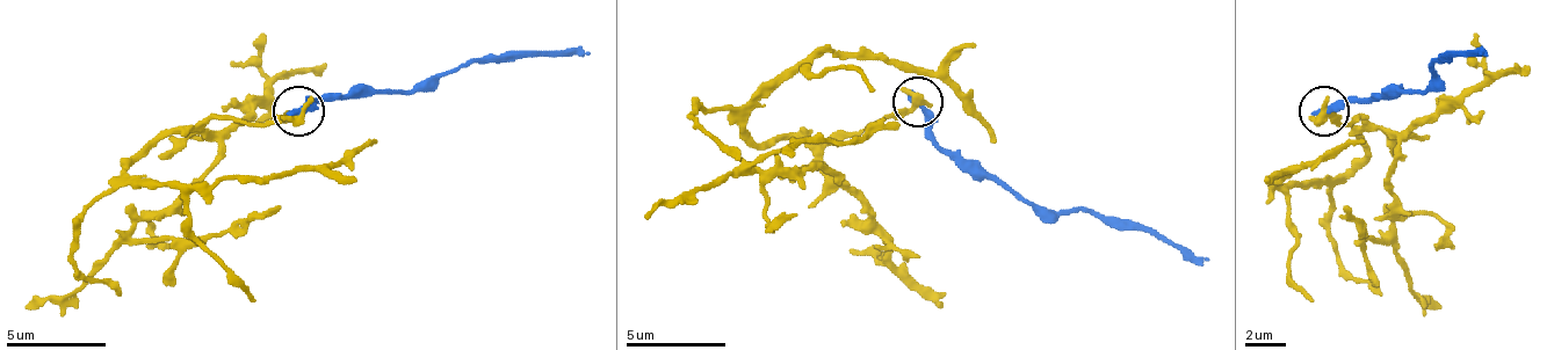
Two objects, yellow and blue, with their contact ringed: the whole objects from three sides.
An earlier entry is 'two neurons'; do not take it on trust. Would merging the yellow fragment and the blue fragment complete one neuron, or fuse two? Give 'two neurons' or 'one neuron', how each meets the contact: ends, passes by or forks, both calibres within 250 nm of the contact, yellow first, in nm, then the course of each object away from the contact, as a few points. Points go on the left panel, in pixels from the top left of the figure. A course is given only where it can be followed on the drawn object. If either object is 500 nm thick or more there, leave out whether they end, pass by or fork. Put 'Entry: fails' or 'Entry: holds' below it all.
two neurons; 500 nm thick on the yellow side, 420 nm on the other; yellow runs (302, 109), (257, 124), (237, 119), (161, 130), (127, 175), (207, 184), (272, 180), (352, 160), (377, 139); blue runs (297, 109), (322, 100), (352, 94), (403, 94), (477, 59), (522, 55), (587, 55)
Entry: holds

